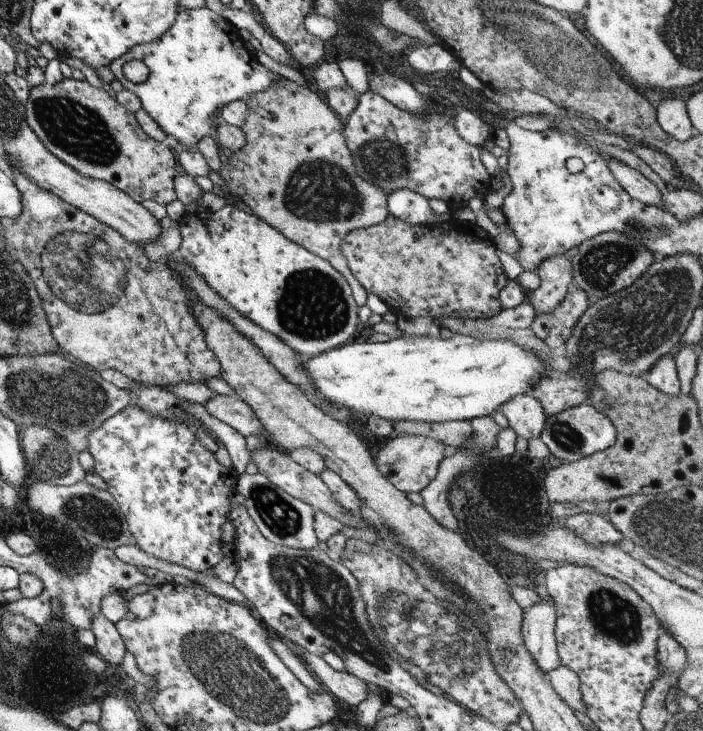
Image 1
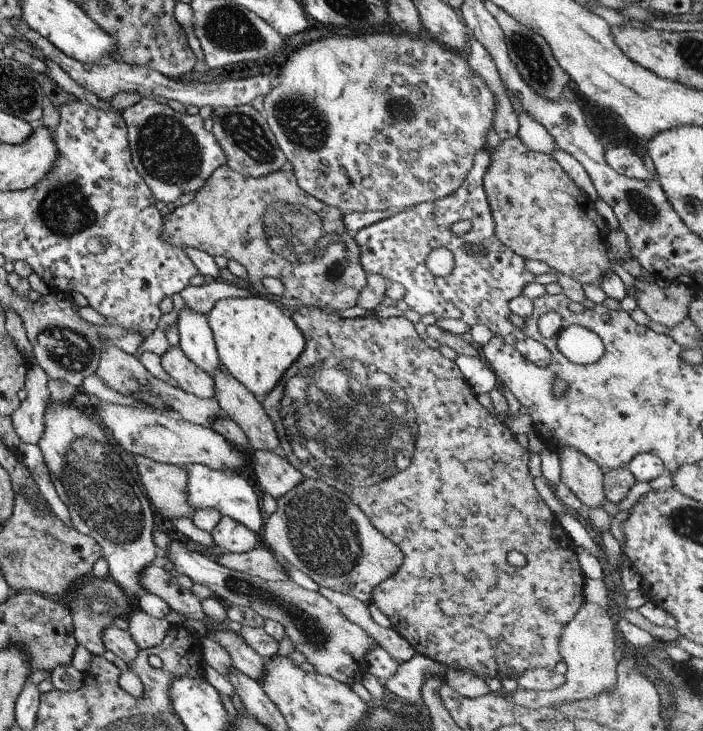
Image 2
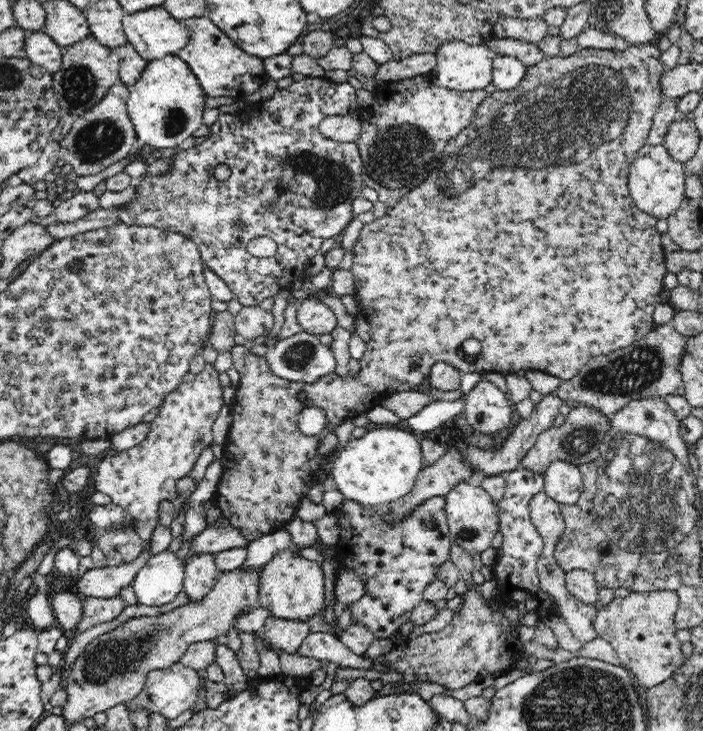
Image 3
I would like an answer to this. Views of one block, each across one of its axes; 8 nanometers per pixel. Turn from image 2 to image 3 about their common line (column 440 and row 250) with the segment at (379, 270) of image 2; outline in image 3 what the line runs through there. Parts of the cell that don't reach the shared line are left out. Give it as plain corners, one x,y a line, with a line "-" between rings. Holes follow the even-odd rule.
305,76
304,79
299,82
292,82
292,84
284,88
284,90
276,90
274,97
262,104
251,106
234,115
222,113
217,120
220,126
220,132
218,132
218,134
212,134
209,138
206,138
202,144
194,144
195,146
192,146
192,148
182,150
178,152
178,154
175,154
174,166
169,173
136,180
139,192
138,198
136,198
134,202
130,202
130,204
122,205
122,210
120,210
120,215
122,216
120,216
120,221
128,226
151,226
188,237
188,239
192,240
192,242
198,246
202,262
204,262
206,268
216,273
232,289
235,298
237,298
238,302
243,304
243,306
256,306
265,298
276,296
279,290
285,288
292,289
294,287
294,280
300,279
311,266
310,260
319,252
322,242
324,242
326,238
340,239
345,228
356,217
356,215
354,215
354,209
352,209
352,202
354,202
356,198
362,196
361,190
365,186
363,177
364,162
363,158
360,156
360,147
354,142
342,143
325,138
318,131
318,126
320,126
320,123
328,116
350,116
350,114
354,114
358,108
357,90
350,82
346,81
337,84
331,82
325,76
318,78
-
220,164
226,164
231,171
230,176
223,181
214,176
214,169
220,166
-
236,223
245,223
245,227
240,229
-
261,236
268,236
276,242
276,256
258,258
248,252
248,243
253,238

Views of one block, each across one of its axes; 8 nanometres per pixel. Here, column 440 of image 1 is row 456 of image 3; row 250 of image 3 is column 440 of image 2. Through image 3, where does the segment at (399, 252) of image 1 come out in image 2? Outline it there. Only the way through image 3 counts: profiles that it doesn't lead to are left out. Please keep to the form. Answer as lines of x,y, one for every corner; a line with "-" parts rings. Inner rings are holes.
301,306
300,308
294,309
290,319
295,323
295,326
297,326
299,332
303,335
303,340
305,341
303,352
283,373
279,383
275,385
266,395
264,395
265,397
260,405
267,413
267,416
271,419
275,435
277,436
278,443
282,448
283,456
286,461
294,469
299,471
303,477
309,479
319,479
328,486
337,489
337,491
345,493
365,513
365,516
370,520
370,523
383,536
385,536
385,538
388,538
393,544
396,544
402,552
403,558
399,568
391,576
388,576
385,580
379,582
377,586
374,586
371,591
370,600
373,601
373,604
375,604
375,606
377,606
377,608
379,608
379,610
381,610
381,612
383,612
383,614
385,614
385,616
389,619
390,628
395,630
399,636
405,638
415,653
425,655
433,662
439,663
443,669
469,671
476,676
480,676
482,678
489,676
489,678
497,678
499,681
504,678
516,679
527,669
534,669
535,667
552,671
553,668
555,668
555,664
562,660
558,651
558,640
561,631
571,620
571,617
577,612
577,609
581,606
581,603
585,602
582,595
585,577
577,564
575,548
571,538
567,535
567,533
565,533
561,525
559,525
559,521
557,521
554,512
549,510
549,507
545,505
545,502
541,499
541,497
539,497
539,494
533,487
533,482
531,481
533,476
531,476
528,471
528,462
530,457
528,450
523,449
521,445
519,445
519,442
515,439
515,435
509,430
509,428
507,428
499,419
495,418
495,416
489,414
487,409
479,404
479,402
475,399
476,394
473,393
471,387
467,385
467,381
463,379
463,375
461,375
455,361
451,361
443,357
438,350
431,349
424,341
419,339
417,333
415,333
413,324
407,321
406,316
381,318
371,315
367,317
343,318
337,315
337,313
333,313
329,310
324,311
323,309
318,309
317,307
-
511,550
517,550
517,552
521,552
521,554
523,554
523,558
525,558
525,566
522,568
513,568
513,566
509,566
509,564
507,564
505,556
507,556

